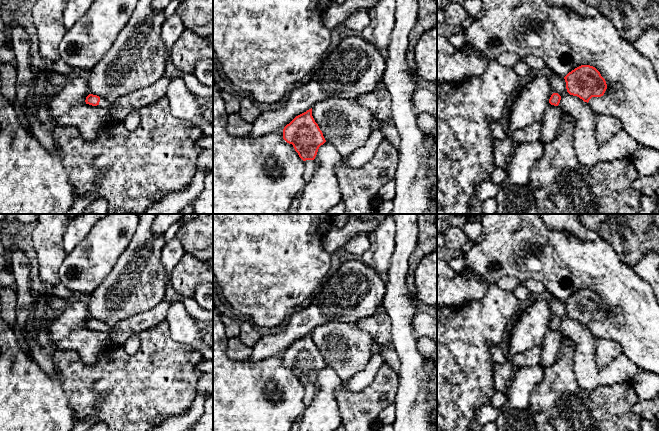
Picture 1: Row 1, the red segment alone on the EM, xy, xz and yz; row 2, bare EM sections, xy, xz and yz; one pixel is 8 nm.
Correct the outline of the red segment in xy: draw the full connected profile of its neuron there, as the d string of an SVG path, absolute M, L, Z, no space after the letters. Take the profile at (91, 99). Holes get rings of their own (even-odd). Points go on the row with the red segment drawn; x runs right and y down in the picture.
M89 94L86 97L85 102L86 104L92 105L92 106L99 105L100 107L107 108L108 110L112 109L114 106L114 103L108 102L105 99L93 94Z

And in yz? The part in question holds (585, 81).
M590 65L575 68L564 79L567 92L587 103L592 97L603 96L607 89L605 79L595 67Z

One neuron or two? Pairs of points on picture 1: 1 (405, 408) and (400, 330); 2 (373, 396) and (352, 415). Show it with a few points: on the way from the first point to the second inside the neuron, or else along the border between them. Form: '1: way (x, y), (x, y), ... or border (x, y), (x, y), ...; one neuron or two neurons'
1: way (409, 389), (409, 355), (407, 349); one neuron
2: way (368, 401), (357, 412); one neuron

